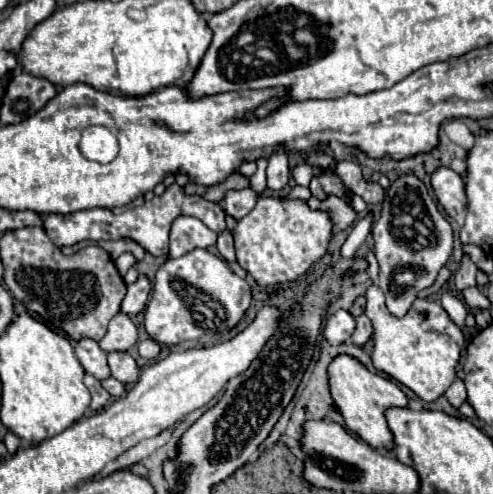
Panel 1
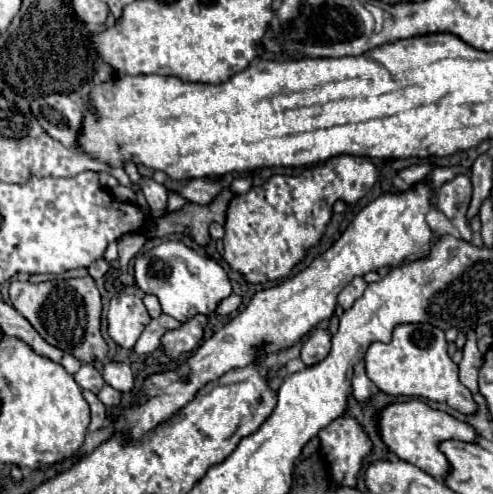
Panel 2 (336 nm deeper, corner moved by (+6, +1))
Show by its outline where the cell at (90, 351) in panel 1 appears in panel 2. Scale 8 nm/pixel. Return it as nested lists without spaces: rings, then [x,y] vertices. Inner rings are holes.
[[[83,364],[79,368],[79,372],[75,374],[75,382],[83,388],[83,390],[89,390],[93,394],[99,394],[99,390],[105,386],[105,380],[101,376],[101,372],[91,366],[91,364]]]

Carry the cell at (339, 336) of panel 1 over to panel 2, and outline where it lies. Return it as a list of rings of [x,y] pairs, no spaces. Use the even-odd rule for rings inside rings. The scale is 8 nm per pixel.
[[[317,328],[305,340],[301,348],[301,360],[305,362],[305,366],[313,366],[321,362],[329,354],[329,350],[331,350],[331,334],[323,328]]]

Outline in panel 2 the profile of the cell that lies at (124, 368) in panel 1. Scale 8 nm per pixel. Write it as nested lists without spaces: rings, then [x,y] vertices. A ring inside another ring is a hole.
[[[107,362],[103,368],[103,378],[109,386],[113,386],[119,392],[131,392],[135,378],[129,364],[123,362]]]

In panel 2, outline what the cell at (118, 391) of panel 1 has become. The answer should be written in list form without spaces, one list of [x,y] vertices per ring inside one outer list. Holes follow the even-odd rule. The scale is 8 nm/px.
[[[103,386],[103,390],[97,396],[105,406],[119,406],[121,404],[121,394],[117,390],[113,390],[111,386]]]

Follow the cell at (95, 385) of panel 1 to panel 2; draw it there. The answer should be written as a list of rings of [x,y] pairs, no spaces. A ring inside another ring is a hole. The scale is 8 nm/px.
[[[83,392],[83,398],[87,400],[89,408],[91,408],[91,424],[89,424],[89,430],[95,432],[99,430],[103,424],[105,424],[105,418],[107,418],[107,408],[99,402],[99,398],[93,394],[93,392]]]

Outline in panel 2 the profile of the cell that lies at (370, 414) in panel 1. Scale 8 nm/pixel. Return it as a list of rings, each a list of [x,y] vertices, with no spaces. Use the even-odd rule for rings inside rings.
[[[407,400],[397,402],[381,412],[381,436],[383,442],[389,446],[393,454],[397,454],[401,460],[415,464],[423,472],[431,474],[433,478],[447,478],[451,474],[451,464],[445,458],[445,454],[439,450],[439,444],[443,440],[461,440],[461,442],[477,442],[477,432],[467,422],[461,422],[447,412],[439,412],[429,408],[421,400]]]

